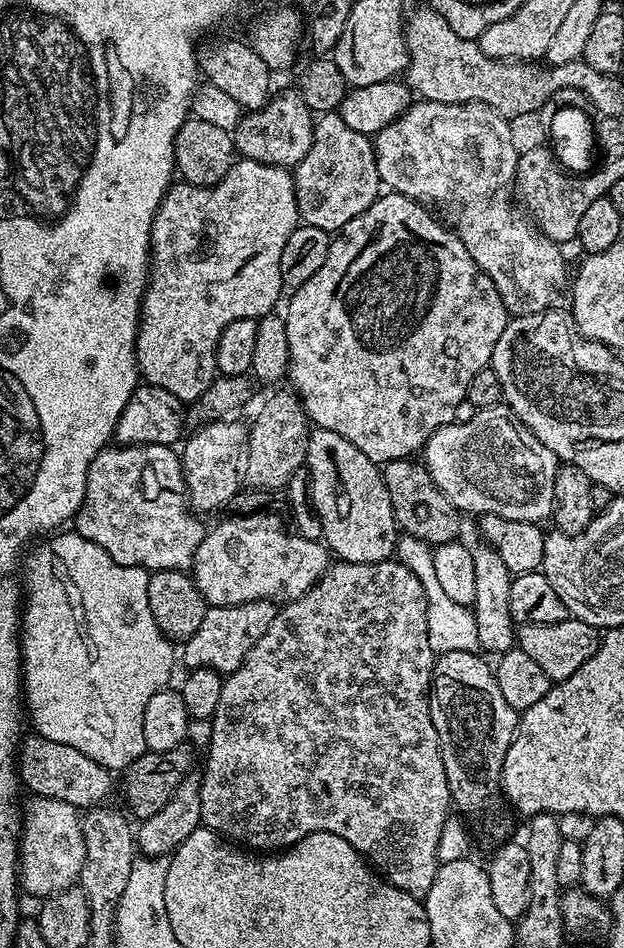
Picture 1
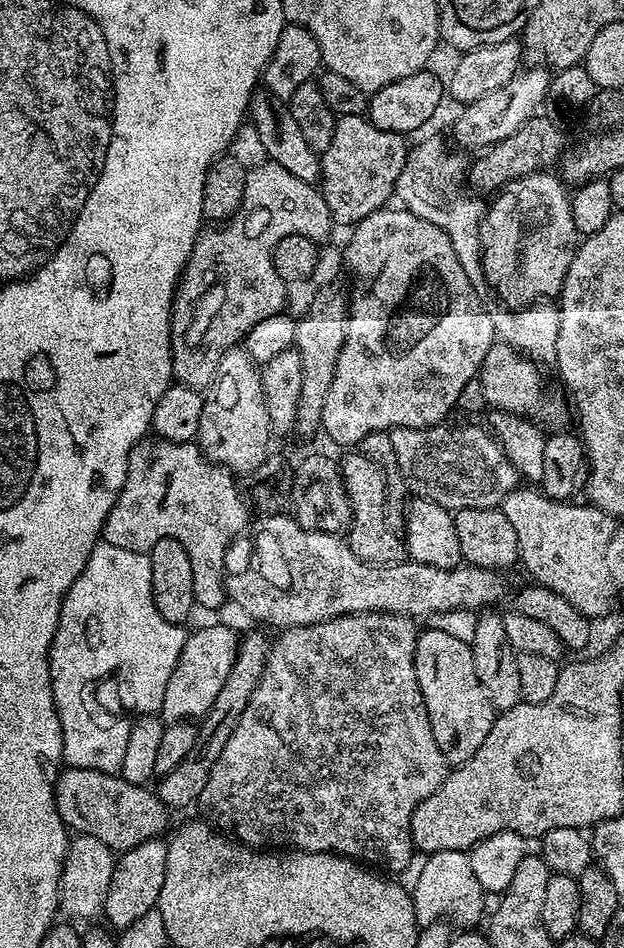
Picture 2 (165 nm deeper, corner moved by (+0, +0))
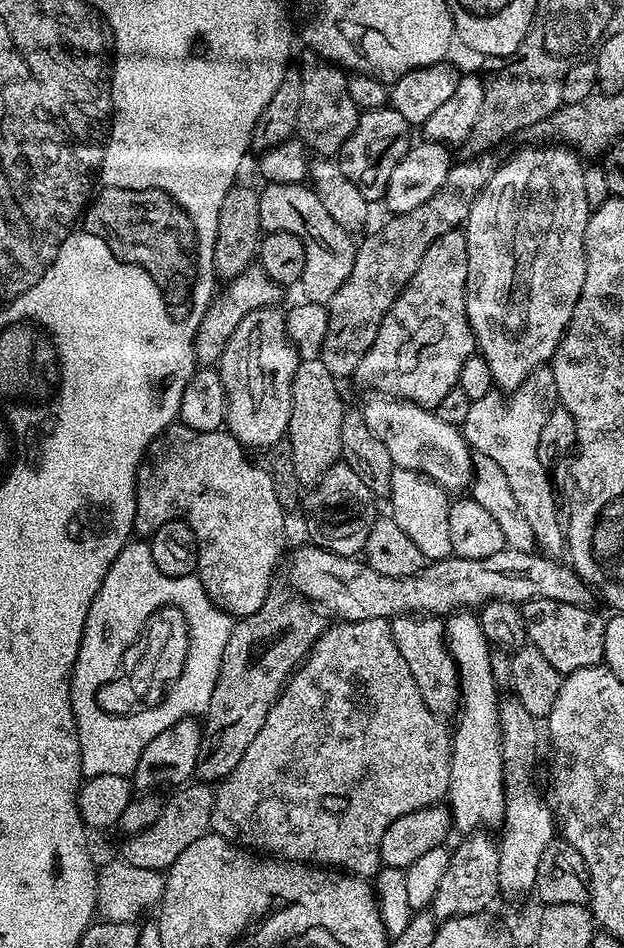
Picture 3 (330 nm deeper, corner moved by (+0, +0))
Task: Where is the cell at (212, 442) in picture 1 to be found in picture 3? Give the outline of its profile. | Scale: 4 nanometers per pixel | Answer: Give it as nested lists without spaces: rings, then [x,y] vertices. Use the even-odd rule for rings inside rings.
[[[258,306],[253,312],[248,312],[246,318],[238,322],[238,330],[230,334],[230,342],[226,342],[218,361],[222,386],[226,390],[226,431],[248,450],[267,450],[279,440],[285,439],[288,431],[292,413],[292,383],[301,358],[296,352],[296,347],[288,341],[284,317],[283,311],[264,306]]]

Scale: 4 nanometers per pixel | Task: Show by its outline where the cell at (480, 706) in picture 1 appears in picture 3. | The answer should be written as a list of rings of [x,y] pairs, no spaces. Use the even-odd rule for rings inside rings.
[[[409,614],[393,616],[390,623],[394,646],[398,646],[402,658],[406,658],[406,666],[410,666],[410,674],[414,674],[426,706],[441,718],[451,717],[460,703],[460,676],[444,640],[445,621],[436,614]]]

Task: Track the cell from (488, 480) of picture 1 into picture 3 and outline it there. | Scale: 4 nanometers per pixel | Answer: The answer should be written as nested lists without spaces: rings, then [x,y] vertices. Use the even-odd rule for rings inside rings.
[[[372,394],[362,405],[366,426],[374,433],[374,438],[382,441],[390,453],[393,465],[406,470],[424,472],[431,480],[445,490],[467,489],[472,483],[474,452],[464,441],[460,428],[442,422],[431,408],[424,408],[391,394]]]

